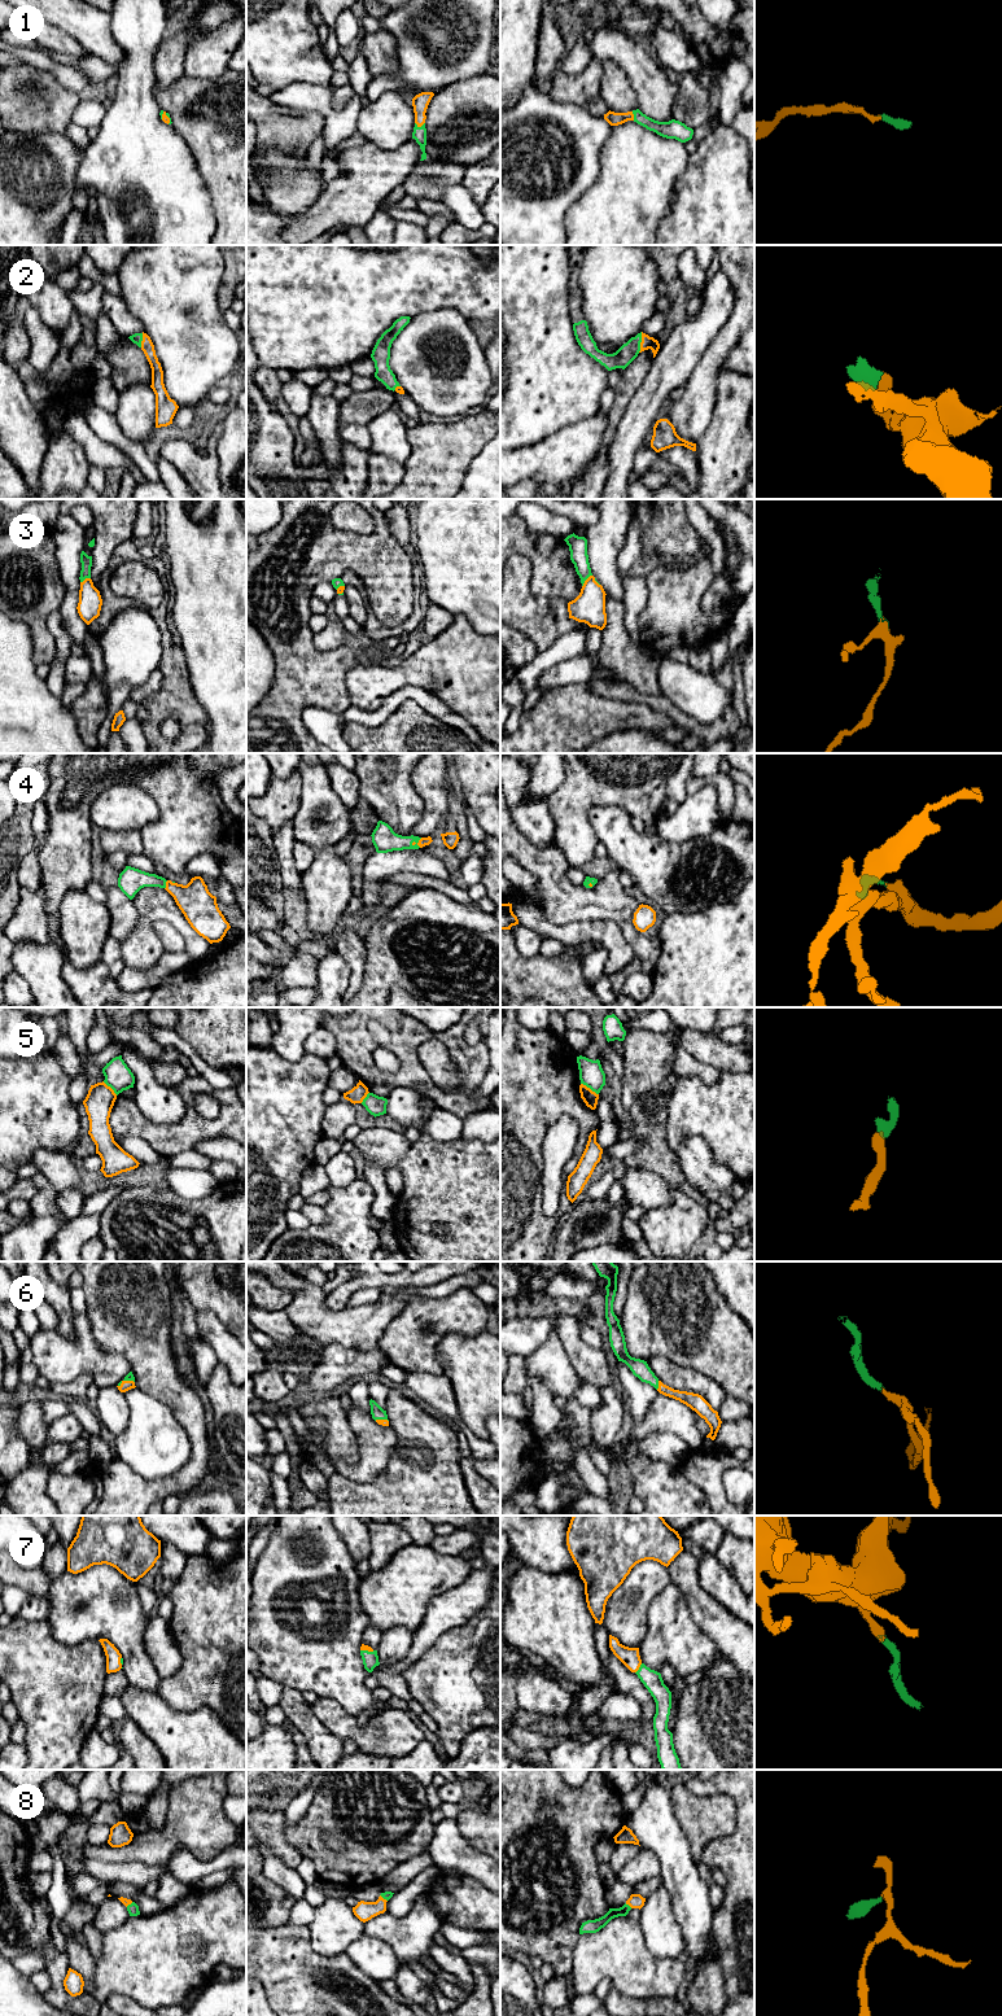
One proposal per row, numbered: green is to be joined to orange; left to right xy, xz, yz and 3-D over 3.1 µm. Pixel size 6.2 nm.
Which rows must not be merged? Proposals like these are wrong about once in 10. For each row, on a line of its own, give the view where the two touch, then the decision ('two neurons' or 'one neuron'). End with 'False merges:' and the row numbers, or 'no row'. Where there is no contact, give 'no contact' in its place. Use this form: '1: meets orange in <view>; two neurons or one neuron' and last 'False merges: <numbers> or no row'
1: meets orange in xz; one neuron
2: meets orange in yz; one neuron
3: meets orange in yz; one neuron
4: meets orange in xz; one neuron
5: meets orange in yz; two neurons
6: meets orange in yz; one neuron
7: meets orange in yz; one neuron
8: meets orange in yz; one neuron
False merges: 5

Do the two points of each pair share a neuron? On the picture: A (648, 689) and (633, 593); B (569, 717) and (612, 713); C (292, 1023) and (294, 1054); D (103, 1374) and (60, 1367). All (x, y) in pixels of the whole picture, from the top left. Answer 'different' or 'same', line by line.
A: different
B: same
C: same
D: same

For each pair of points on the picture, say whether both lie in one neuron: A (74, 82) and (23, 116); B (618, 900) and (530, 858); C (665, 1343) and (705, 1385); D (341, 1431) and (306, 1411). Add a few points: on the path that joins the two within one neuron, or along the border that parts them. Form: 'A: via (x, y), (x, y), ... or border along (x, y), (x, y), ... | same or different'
A: border along (40, 70), (47, 70), (64, 87), (77, 93) | different
B: via (596, 900), (573, 900), (552, 879) | same
C: border along (659, 1355), (679, 1365), (699, 1371), (714, 1381) | different
D: via (335, 1422), (323, 1411), (315, 1411) | same

